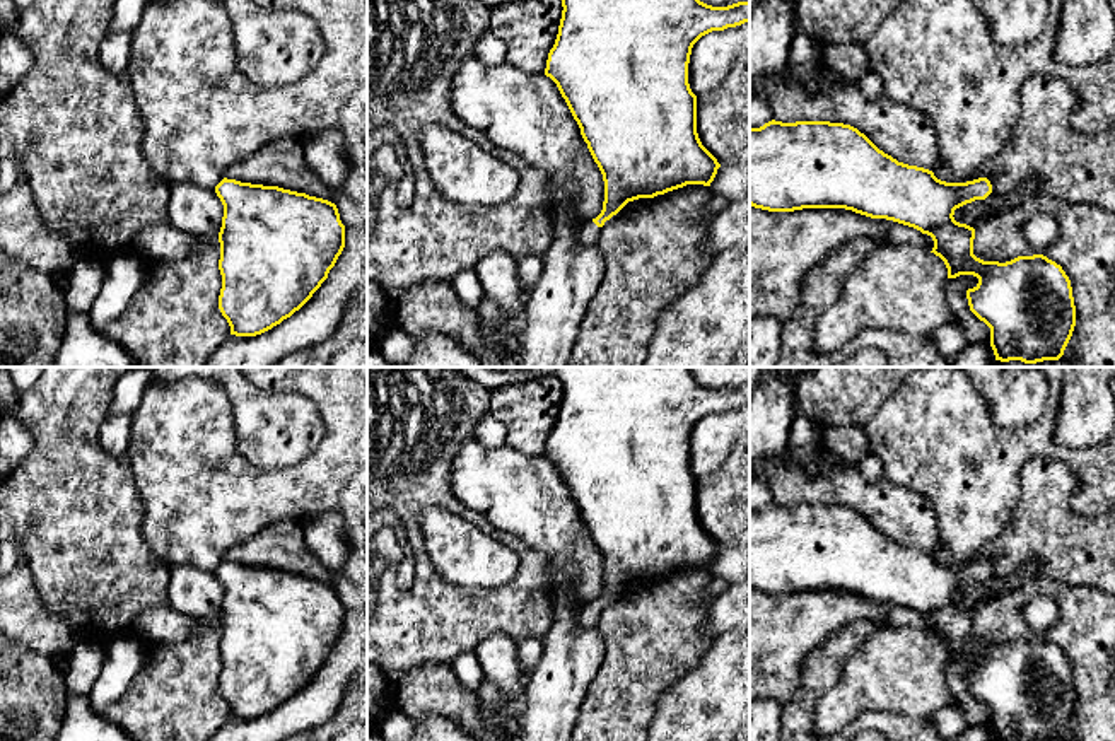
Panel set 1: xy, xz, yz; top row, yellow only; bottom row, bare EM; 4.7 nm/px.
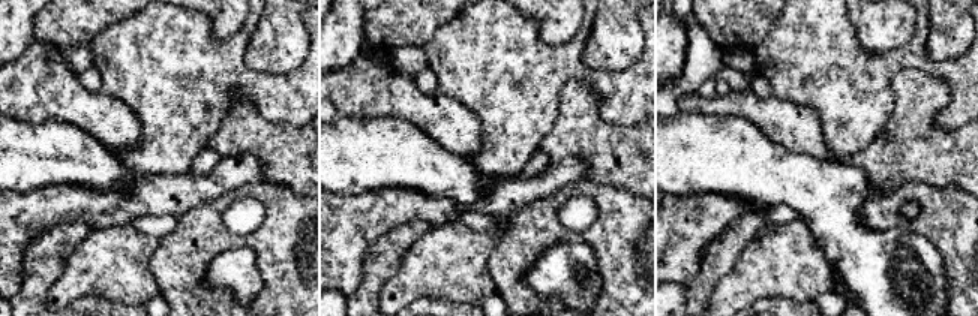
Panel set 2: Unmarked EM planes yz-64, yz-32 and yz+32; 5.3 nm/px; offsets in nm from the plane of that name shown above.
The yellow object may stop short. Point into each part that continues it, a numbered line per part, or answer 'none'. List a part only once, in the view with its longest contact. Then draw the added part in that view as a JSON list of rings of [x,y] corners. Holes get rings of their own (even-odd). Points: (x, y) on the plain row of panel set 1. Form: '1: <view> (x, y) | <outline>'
1: xz (589, 615) | [[[589,603],[581,610],[579,625],[584,628],[594,628],[598,627],[599,616],[601,610],[598,610],[593,603]]]

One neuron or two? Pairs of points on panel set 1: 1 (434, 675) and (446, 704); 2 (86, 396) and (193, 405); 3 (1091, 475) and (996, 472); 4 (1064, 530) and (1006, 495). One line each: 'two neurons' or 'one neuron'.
1: one neuron
2: two neurons
3: one neuron
4: two neurons

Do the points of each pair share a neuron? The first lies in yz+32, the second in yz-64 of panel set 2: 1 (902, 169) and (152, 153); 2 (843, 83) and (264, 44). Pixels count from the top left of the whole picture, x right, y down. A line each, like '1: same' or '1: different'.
1: different
2: different

